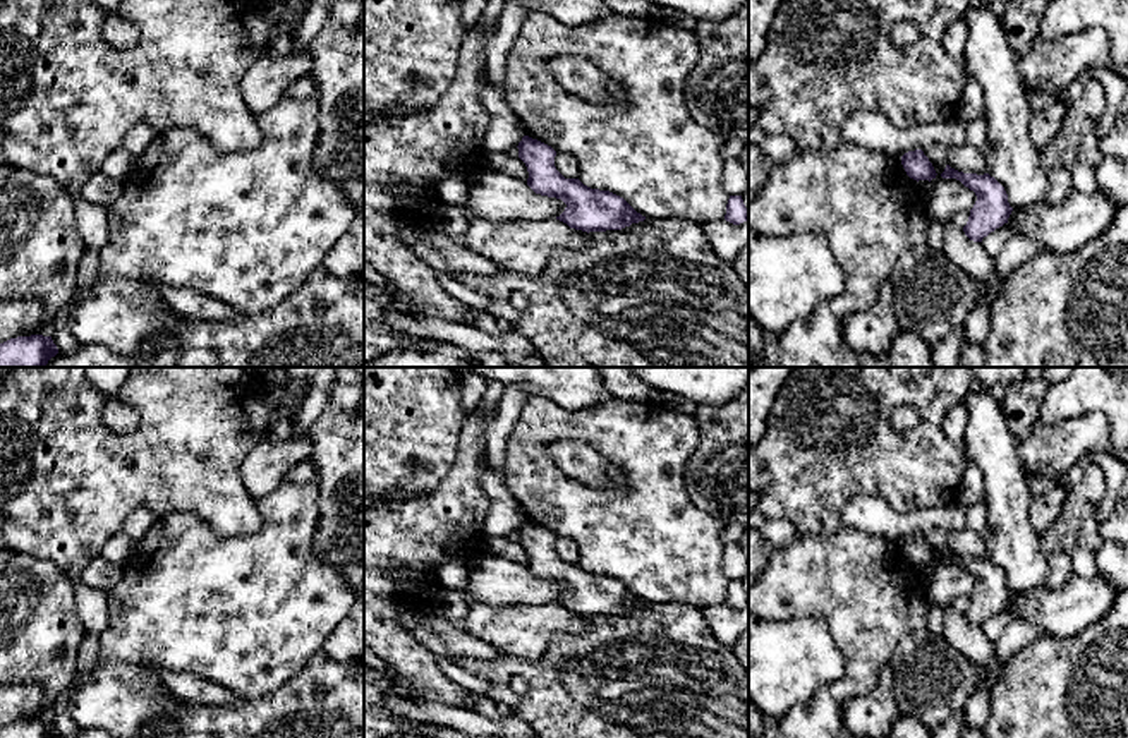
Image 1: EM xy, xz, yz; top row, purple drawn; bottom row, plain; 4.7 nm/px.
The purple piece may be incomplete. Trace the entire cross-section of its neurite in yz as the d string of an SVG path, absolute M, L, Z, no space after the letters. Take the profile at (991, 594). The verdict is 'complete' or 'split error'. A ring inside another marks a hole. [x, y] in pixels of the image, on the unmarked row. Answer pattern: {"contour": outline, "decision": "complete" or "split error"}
{"contour": "M946 549L941 561L960 565L977 580L968 606L963 611L963 616L970 625L982 626L991 616L1008 608L1013 592L1008 587L1004 572L994 561L989 558L963 558L949 549Z", "decision": "complete"}

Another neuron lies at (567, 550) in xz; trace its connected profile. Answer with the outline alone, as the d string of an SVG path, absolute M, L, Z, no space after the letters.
M556 537L555 551L565 563L579 563L579 547L567 537Z

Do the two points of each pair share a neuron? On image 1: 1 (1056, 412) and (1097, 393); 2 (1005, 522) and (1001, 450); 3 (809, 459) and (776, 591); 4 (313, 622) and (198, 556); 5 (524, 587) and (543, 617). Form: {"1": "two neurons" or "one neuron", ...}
{"1": "one neuron", "2": "one neuron", "3": "two neurons", "4": "one neuron", "5": "two neurons"}

